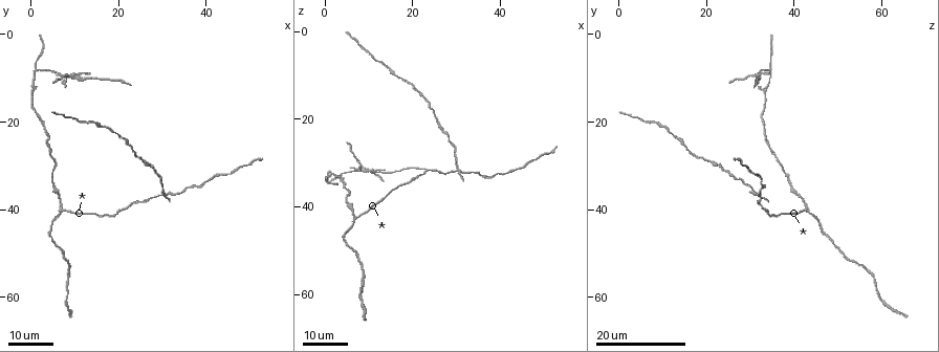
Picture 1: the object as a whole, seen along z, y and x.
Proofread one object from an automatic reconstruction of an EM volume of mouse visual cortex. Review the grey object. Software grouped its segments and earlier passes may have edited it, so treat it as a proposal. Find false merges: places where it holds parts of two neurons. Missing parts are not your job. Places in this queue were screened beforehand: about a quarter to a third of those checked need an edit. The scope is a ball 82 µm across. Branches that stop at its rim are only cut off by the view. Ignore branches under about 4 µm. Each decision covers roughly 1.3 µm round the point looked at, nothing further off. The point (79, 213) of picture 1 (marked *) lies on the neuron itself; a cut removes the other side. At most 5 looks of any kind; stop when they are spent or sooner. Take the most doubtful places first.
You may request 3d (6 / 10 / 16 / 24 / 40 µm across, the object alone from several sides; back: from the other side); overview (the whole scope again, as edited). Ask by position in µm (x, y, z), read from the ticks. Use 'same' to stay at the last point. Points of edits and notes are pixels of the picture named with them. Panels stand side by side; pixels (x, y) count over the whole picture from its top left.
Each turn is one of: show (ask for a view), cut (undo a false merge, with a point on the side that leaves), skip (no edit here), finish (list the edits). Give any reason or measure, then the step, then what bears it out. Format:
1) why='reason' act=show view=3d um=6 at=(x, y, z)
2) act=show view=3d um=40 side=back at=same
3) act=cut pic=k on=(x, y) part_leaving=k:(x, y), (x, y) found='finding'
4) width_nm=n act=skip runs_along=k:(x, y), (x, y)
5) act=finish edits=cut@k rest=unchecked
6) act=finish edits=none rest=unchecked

why='four arms meet' act=show view=3d um=16 at=(30.5, 36.0, 31.5)

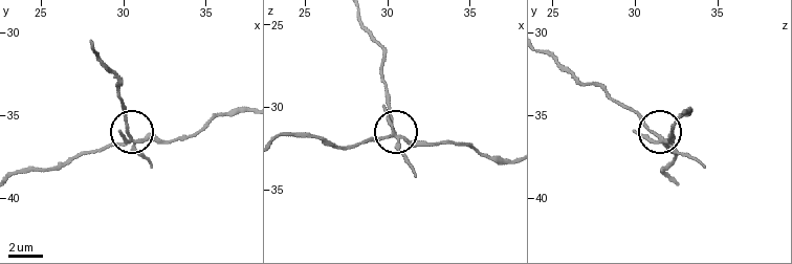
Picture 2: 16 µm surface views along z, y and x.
why='closer look' act=show view=3d um=10 at=(30.5, 36.5, 31.5)

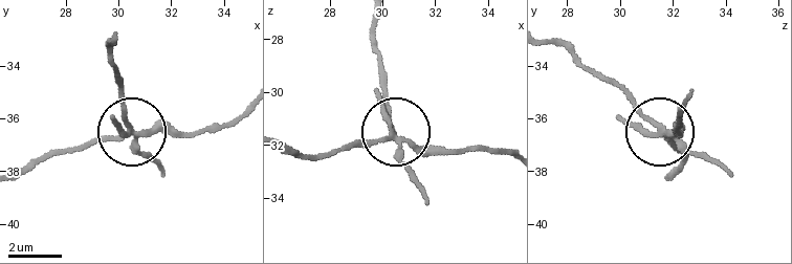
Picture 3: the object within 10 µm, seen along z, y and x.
arms=4 act=cut pic=3 on=(142, 153) part_leaving=3:(396, 132), (371, 20) found='two neurons meet here'

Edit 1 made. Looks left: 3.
why='arms part here' act=show view=3d um=16 at=(2.0, 8.0, 34.0)

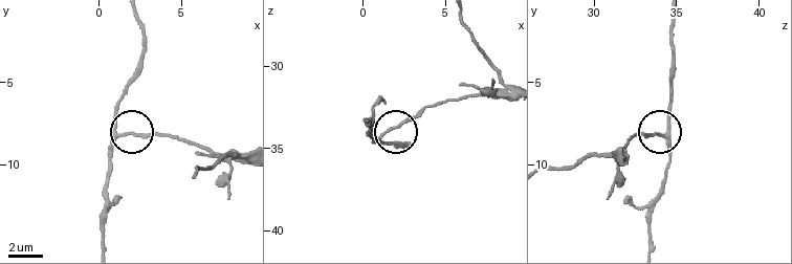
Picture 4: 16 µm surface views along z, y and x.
why='closer look' act=show view=3d um=10 at=(1.4, 8.2, 34.1)

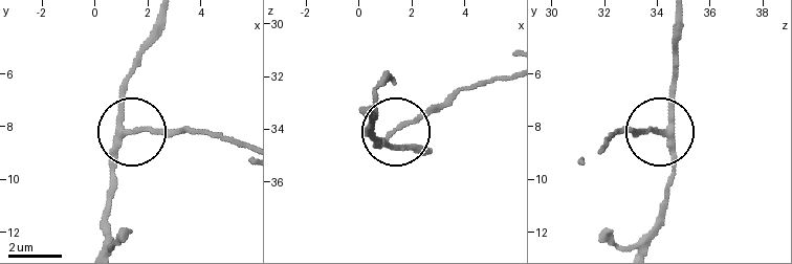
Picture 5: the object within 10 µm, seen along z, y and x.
width_nm=210 act=cut pic=5 on=(157, 133) found='two neurons meet here'

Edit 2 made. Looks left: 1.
act=finish edits=cut@3,cut@5 rest=unchecked

